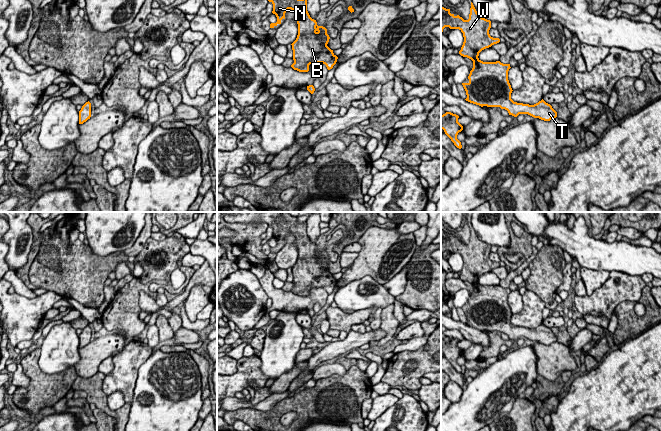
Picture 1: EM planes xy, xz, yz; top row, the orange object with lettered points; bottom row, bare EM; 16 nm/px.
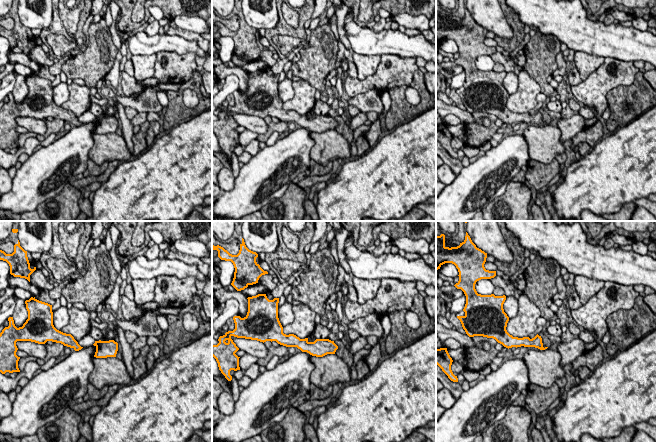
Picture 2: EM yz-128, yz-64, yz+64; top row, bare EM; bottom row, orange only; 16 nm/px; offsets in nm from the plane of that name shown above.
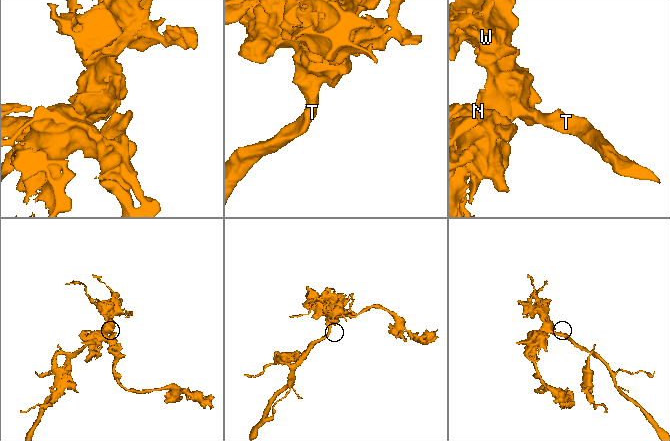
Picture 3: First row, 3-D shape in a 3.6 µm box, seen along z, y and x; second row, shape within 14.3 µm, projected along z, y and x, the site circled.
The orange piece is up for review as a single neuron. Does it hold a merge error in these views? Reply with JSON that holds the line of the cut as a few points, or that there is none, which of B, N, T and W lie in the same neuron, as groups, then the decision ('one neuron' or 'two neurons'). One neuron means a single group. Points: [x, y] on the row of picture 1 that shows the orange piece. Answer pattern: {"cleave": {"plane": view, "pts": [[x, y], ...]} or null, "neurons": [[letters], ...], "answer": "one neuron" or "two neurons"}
{"cleave": null, "neurons": [["B", "N", "T", "W"]], "answer": "one neuron"}

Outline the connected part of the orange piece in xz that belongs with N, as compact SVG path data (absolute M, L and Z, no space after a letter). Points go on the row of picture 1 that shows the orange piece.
M268 0L273 4L272 13L276 15L277 22L271 23L270 28L281 24L288 9L295 12L298 24L298 35L291 44L294 63L291 67L299 72L308 72L310 64L323 63L330 70L336 64L338 57L327 44L329 35L327 29L318 26L307 11L307 0Z

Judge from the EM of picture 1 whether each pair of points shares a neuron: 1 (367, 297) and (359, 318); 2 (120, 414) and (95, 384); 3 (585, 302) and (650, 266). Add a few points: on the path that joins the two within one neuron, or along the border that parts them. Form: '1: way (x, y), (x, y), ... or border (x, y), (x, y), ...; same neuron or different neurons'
1: border (373, 307), (354, 311); different neurons
2: way (111, 413), (101, 403), (95, 393); same neuron
3: border (611, 270), (640, 276); different neurons

